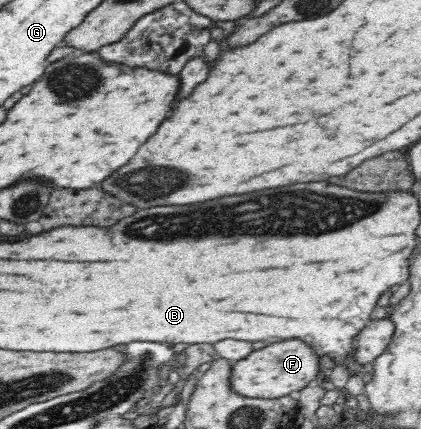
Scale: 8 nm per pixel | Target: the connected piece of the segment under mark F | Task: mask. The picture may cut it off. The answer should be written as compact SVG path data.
M284 340L278 344L270 344L262 350L256 350L246 360L240 360L232 370L232 389L242 396L261 399L298 394L310 382L314 382L322 371L320 354L302 340Z

